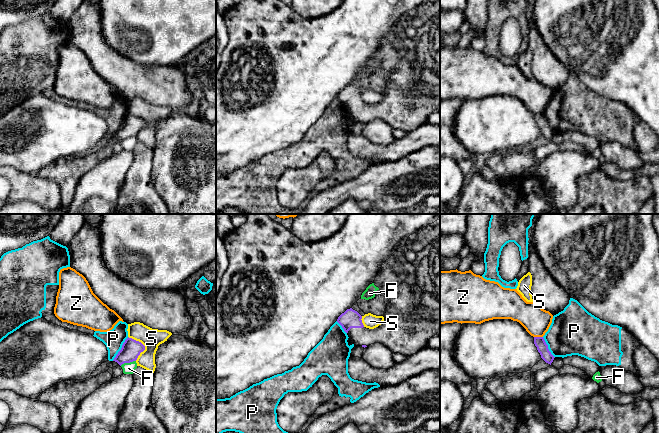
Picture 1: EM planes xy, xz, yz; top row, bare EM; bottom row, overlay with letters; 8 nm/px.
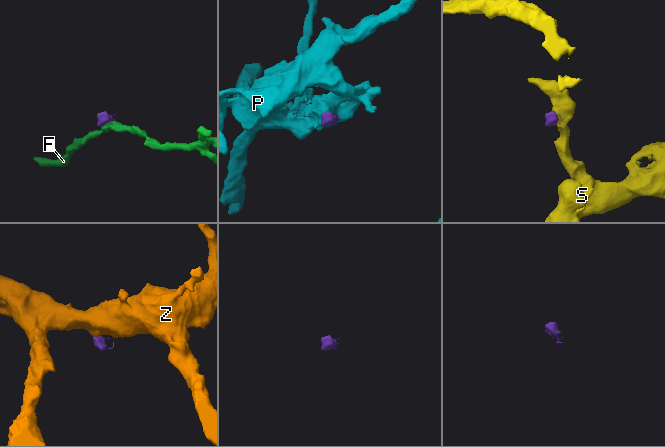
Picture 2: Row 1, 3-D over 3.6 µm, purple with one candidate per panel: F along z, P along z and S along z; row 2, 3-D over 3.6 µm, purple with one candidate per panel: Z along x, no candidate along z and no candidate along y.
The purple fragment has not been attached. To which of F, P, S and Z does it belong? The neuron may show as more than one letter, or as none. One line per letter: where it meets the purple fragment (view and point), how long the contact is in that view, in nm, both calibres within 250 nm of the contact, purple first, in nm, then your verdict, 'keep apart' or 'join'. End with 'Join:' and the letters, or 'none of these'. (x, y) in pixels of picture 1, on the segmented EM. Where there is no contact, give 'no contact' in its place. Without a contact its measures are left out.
F: xy (127, 362) | 130 nm | 160/100 nm | keep apart
P: xy (121, 349) | 240 nm | 160/160 nm | keep apart
S: xy (143, 345) | 220 nm | 160/160 nm | keep apart
Z: yz (538, 337) | 70 nm | 90/220 nm | keep apart
Join: none of these

